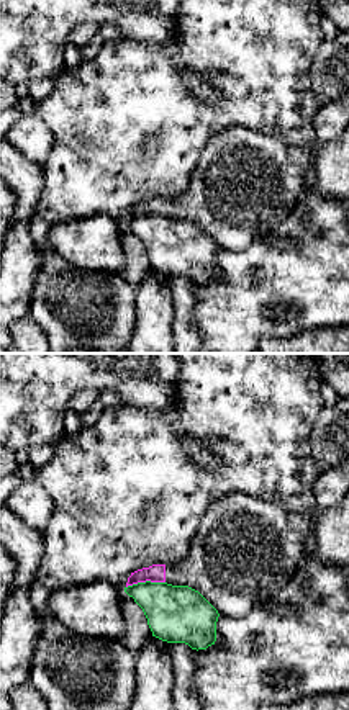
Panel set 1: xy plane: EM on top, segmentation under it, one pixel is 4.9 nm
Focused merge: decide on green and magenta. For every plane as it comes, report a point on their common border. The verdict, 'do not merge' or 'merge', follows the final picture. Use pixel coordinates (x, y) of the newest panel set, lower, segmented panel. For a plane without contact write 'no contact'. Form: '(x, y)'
(146, 581)

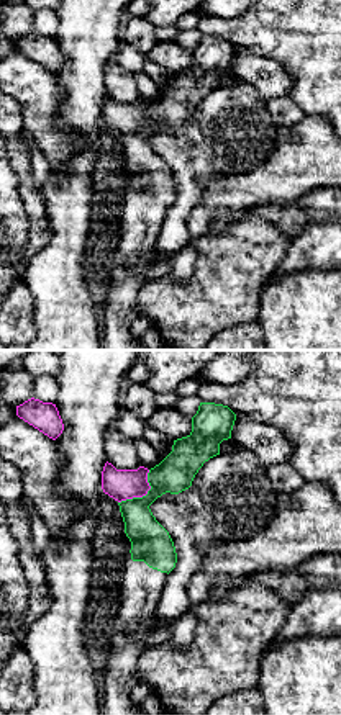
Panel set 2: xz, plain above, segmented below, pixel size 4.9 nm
(143, 496)

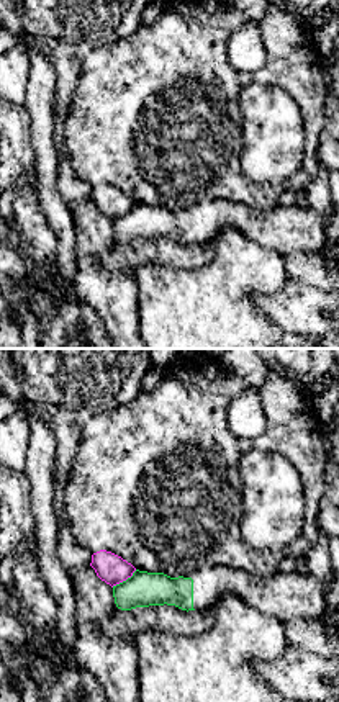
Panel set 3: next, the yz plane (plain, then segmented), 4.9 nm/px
(123, 581)

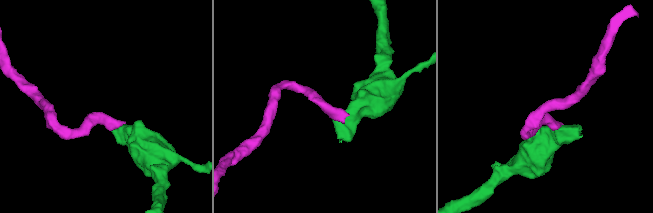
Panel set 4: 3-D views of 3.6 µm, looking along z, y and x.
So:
do not merge

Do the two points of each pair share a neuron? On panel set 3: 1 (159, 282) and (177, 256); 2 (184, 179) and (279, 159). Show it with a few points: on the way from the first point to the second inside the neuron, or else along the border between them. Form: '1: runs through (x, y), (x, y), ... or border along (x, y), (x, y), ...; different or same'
1: border along (207, 260), (197, 265), (141, 264), (133, 274); different
2: border along (241, 128), (241, 172), (251, 180), (275, 185); different

